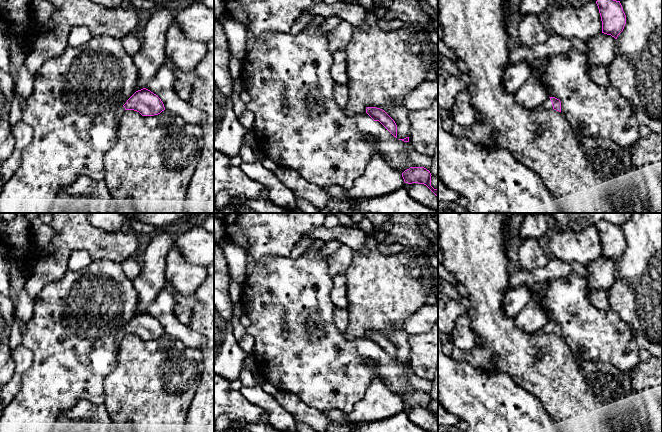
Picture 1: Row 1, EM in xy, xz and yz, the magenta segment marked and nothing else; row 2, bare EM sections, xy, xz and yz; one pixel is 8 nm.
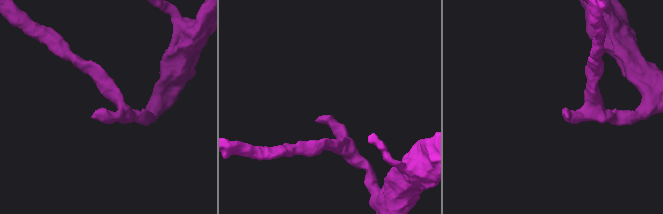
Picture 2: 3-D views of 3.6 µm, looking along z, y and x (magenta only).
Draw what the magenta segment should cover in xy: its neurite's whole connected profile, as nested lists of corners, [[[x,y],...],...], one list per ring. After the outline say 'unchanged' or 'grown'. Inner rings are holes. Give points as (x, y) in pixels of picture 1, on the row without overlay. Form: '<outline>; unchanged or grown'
[[[143,312],[136,315],[123,330],[118,332],[116,337],[117,348],[126,334],[137,335],[142,340],[154,340],[164,335],[165,331],[161,323],[156,318],[146,312]]]; grown

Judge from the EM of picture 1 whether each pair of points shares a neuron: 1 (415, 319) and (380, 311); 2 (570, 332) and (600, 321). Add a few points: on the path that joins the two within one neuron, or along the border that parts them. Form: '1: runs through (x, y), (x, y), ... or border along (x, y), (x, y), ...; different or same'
1: border along (426, 303), (403, 322), (403, 330), (407, 335); different
2: runs through (577, 330), (591, 330), (593, 328); same

